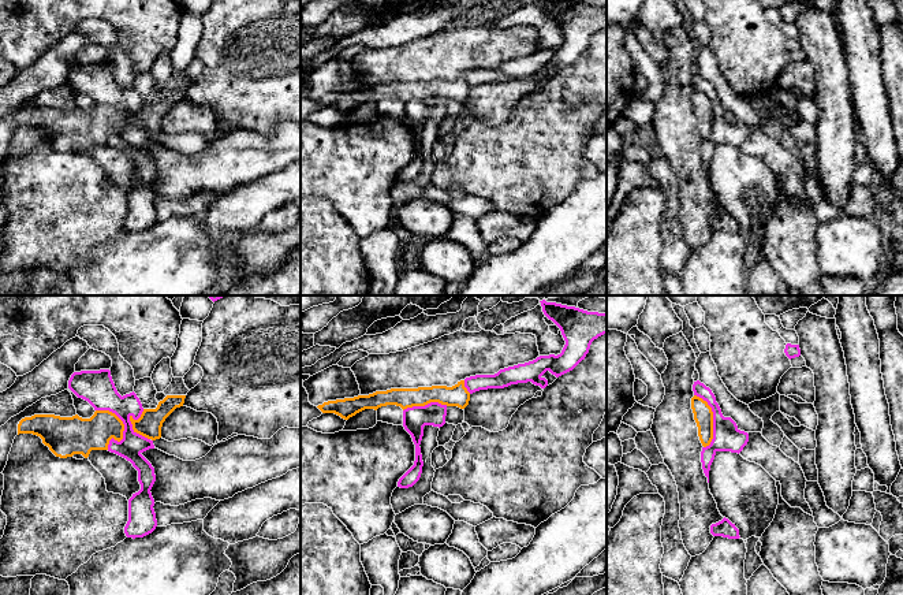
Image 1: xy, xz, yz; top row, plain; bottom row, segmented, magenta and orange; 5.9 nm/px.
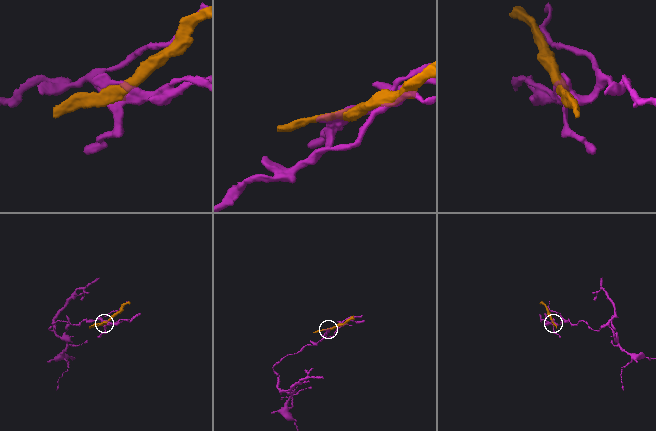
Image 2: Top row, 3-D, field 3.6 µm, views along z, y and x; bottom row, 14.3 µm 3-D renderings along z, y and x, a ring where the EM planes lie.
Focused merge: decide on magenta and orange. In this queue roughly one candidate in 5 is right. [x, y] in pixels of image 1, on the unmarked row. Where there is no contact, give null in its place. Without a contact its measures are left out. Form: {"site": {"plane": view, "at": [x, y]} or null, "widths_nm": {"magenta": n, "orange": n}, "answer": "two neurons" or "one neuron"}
{"site": {"plane": "xy", "at": [124, 121]}, "widths_nm": {"magenta": 180, "orange": 200}, "answer": "two neurons"}

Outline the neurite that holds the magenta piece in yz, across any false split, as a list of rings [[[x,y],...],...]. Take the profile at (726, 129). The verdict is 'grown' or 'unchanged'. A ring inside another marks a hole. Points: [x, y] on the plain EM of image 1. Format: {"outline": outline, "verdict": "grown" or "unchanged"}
{"outline": [[[699,74],[693,78],[694,89],[708,96],[713,105],[713,133],[702,141],[701,156],[709,176],[709,164],[717,145],[740,146],[749,135],[749,127],[740,124],[731,111],[724,111],[716,90],[709,81]]], "verdict": "unchanged"}

